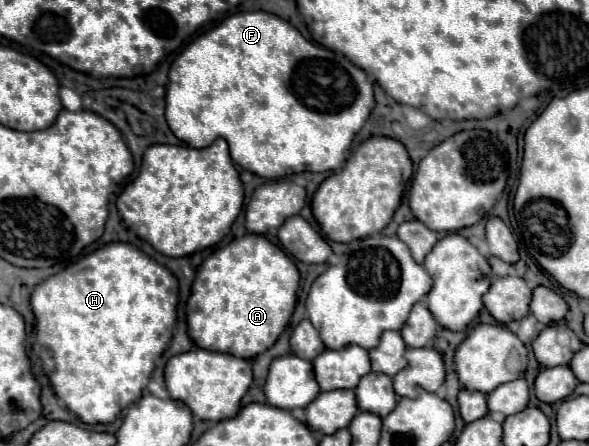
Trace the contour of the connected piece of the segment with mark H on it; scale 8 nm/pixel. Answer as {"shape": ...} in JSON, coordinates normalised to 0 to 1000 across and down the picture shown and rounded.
{"shape":[[[214,543],[180,547],[170,561],[163,561],[149,574],[136,578],[132,587],[119,592],[105,610],[98,610],[98,614],[78,623],[75,632],[68,632],[58,646],[54,664],[51,664],[51,686],[54,686],[58,713],[61,713],[61,767],[65,767],[65,776],[78,780],[88,794],[92,825],[78,825],[78,834],[81,834],[81,848],[85,848],[85,861],[88,861],[95,888],[112,906],[112,915],[122,919],[146,951],[183,951],[183,946],[194,946],[197,933],[217,906],[224,906],[231,892],[238,892],[241,879],[244,879],[241,870],[248,870],[248,861],[255,852],[255,839],[261,830],[261,807],[282,785],[282,776],[292,758],[292,740],[295,740],[295,722],[299,722],[299,677],[302,677],[302,628],[295,623],[295,614],[285,601],[261,587],[241,561],[234,561],[234,556],[228,556]]]}

